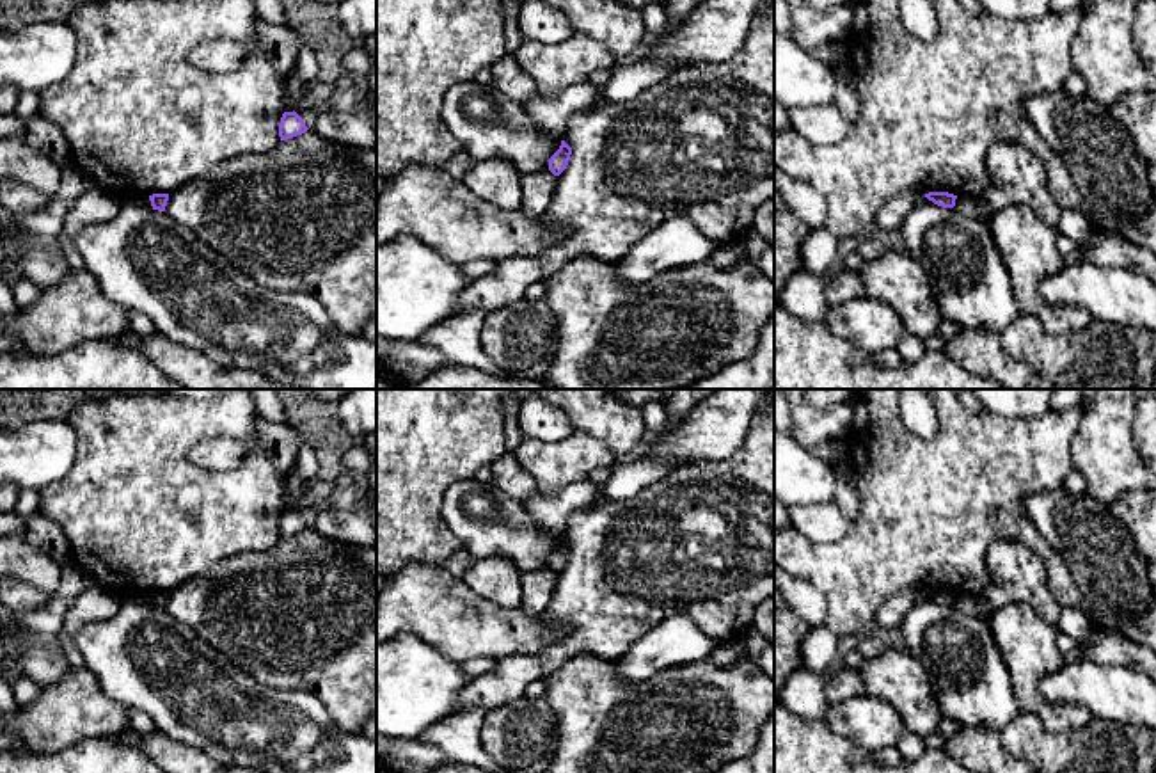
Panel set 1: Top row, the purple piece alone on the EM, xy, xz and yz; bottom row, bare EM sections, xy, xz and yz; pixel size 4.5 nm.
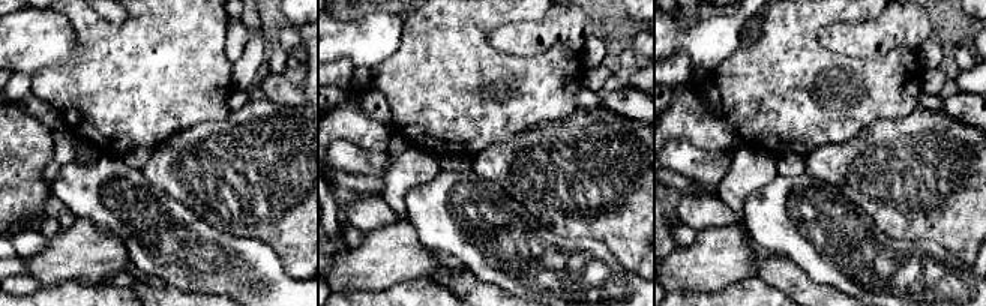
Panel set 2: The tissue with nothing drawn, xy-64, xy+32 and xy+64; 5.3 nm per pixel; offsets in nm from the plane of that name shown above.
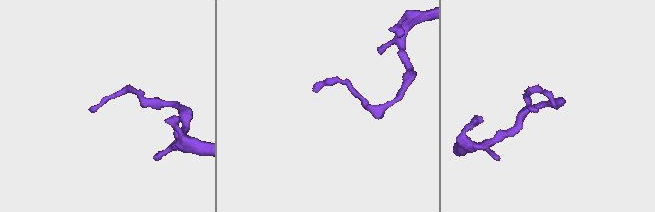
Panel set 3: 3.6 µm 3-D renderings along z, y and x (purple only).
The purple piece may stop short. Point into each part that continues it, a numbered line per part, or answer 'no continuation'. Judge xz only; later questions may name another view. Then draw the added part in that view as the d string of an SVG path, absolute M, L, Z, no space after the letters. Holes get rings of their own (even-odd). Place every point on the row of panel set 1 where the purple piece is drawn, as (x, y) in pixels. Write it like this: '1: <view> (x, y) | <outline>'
no continuation

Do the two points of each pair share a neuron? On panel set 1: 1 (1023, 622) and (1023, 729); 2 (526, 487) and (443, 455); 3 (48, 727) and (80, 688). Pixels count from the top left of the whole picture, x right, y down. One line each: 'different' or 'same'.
1: different
2: different
3: same

